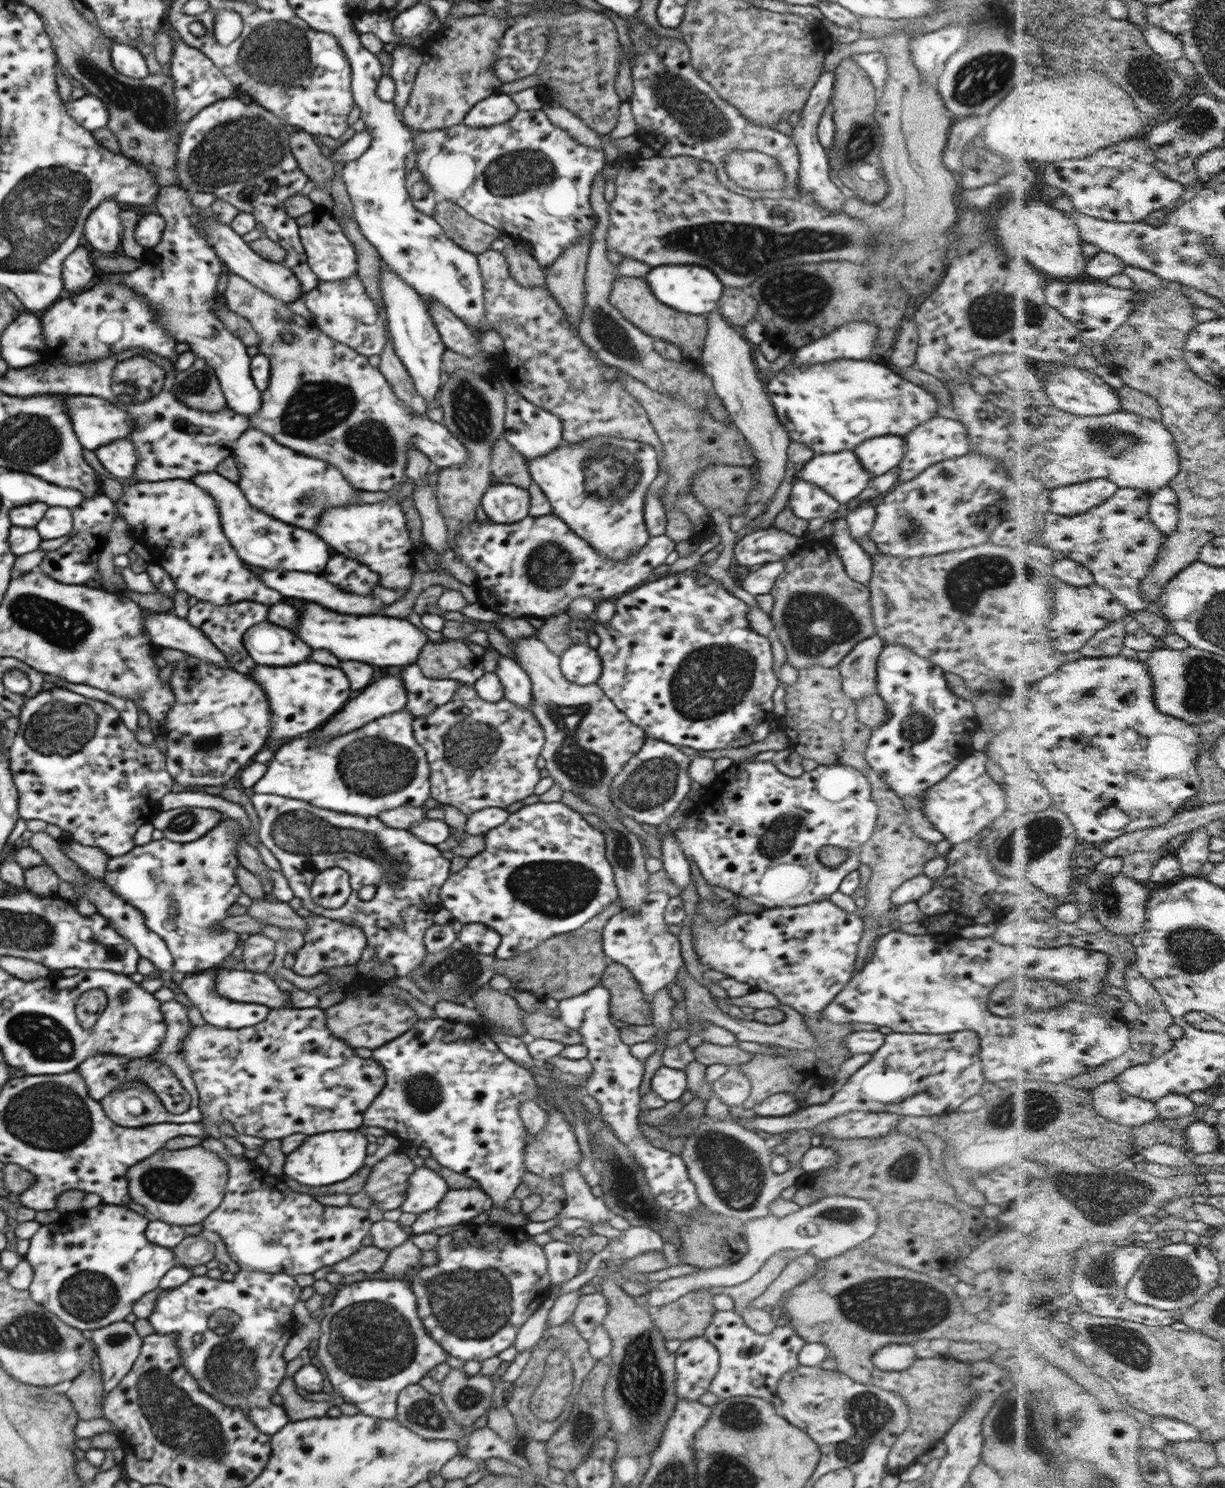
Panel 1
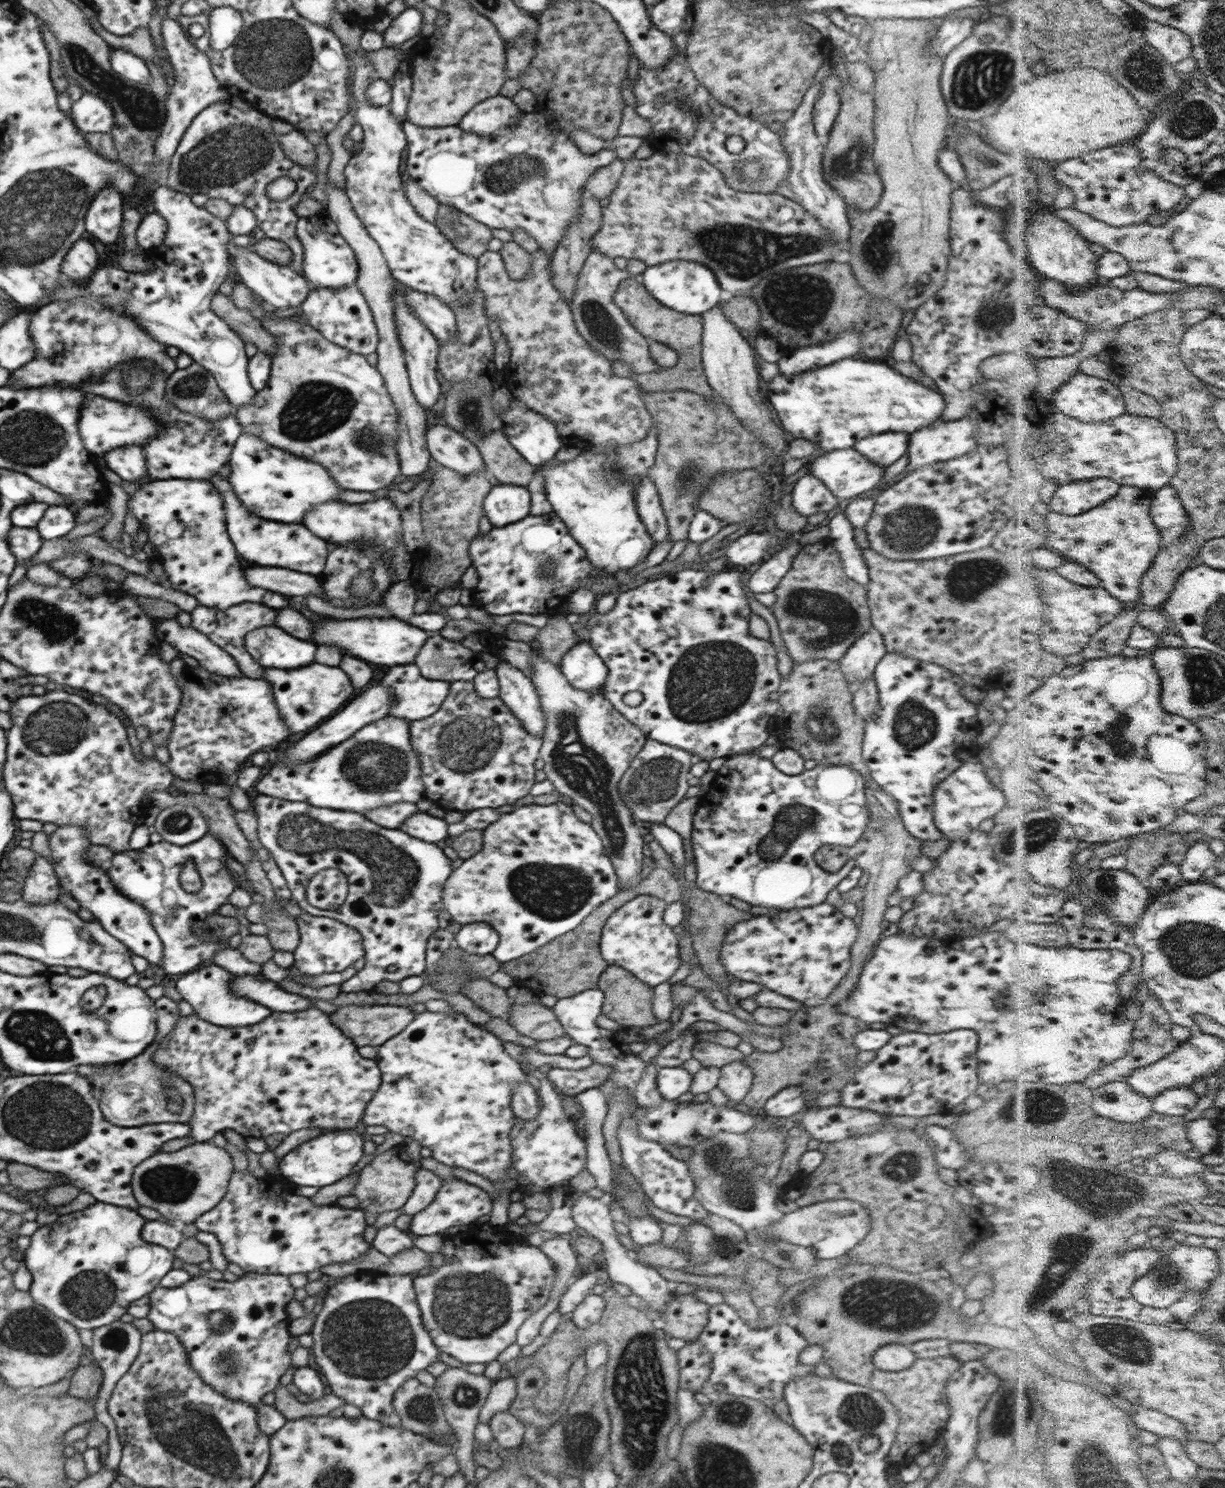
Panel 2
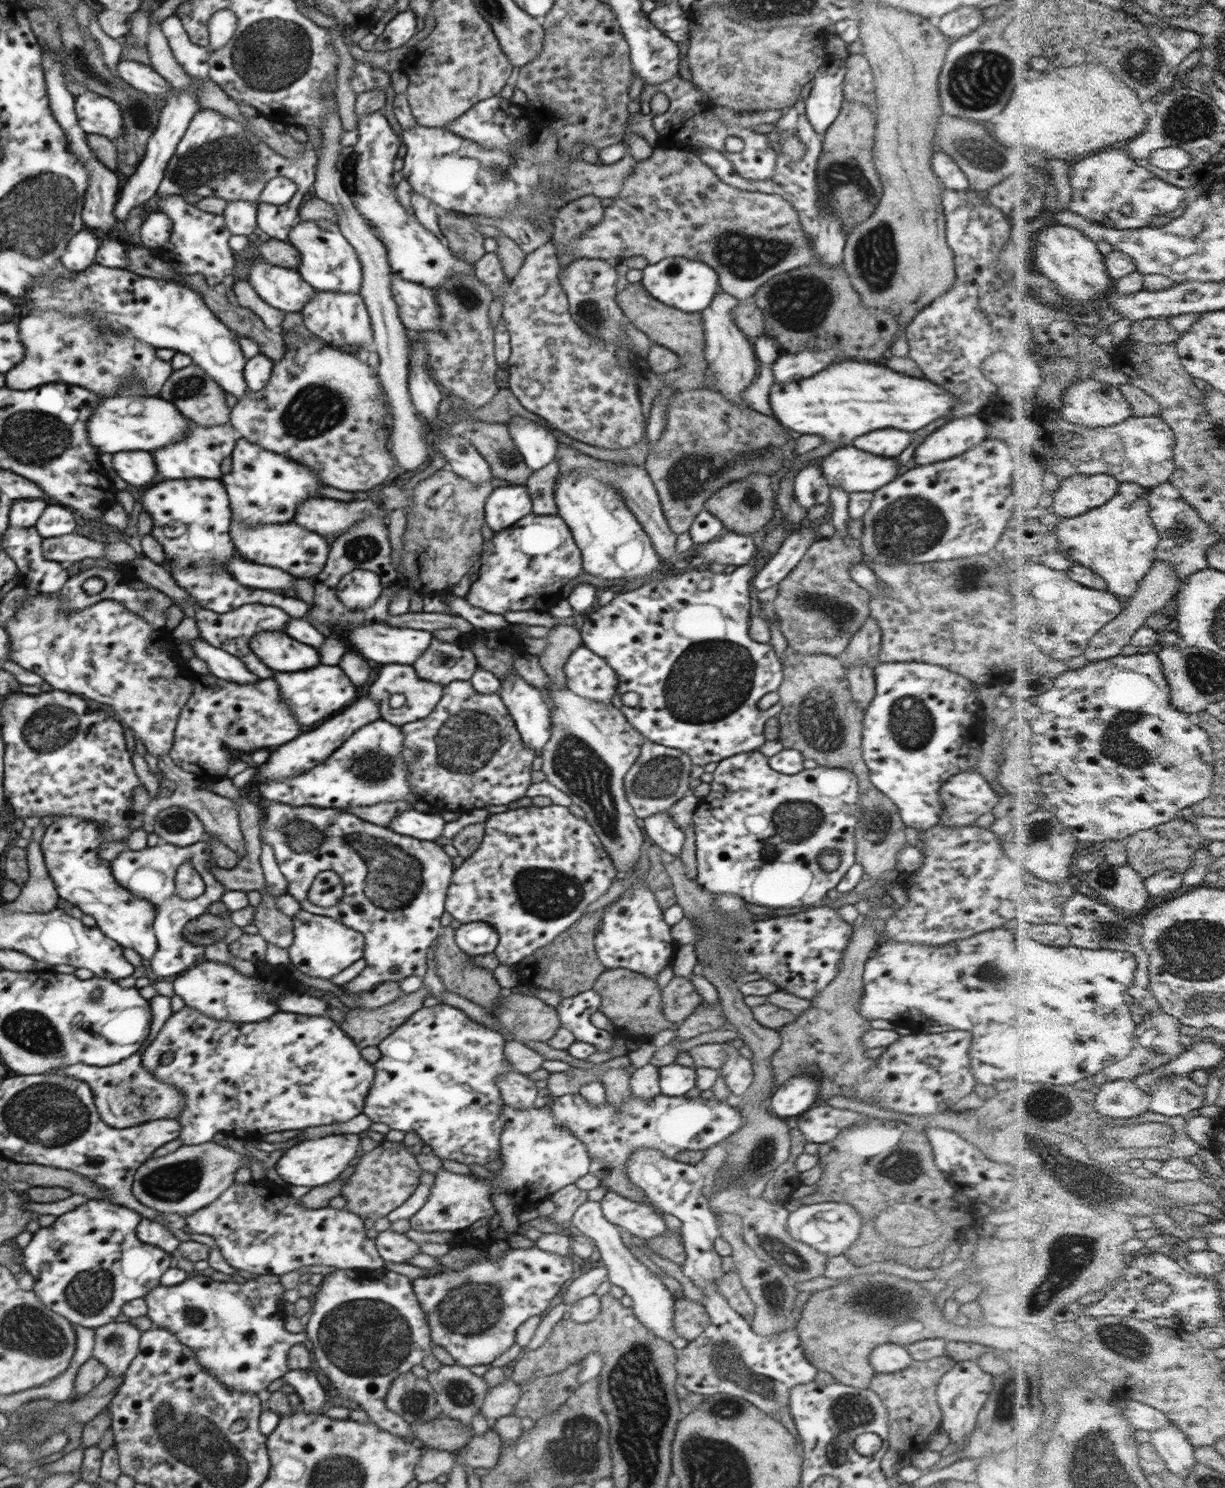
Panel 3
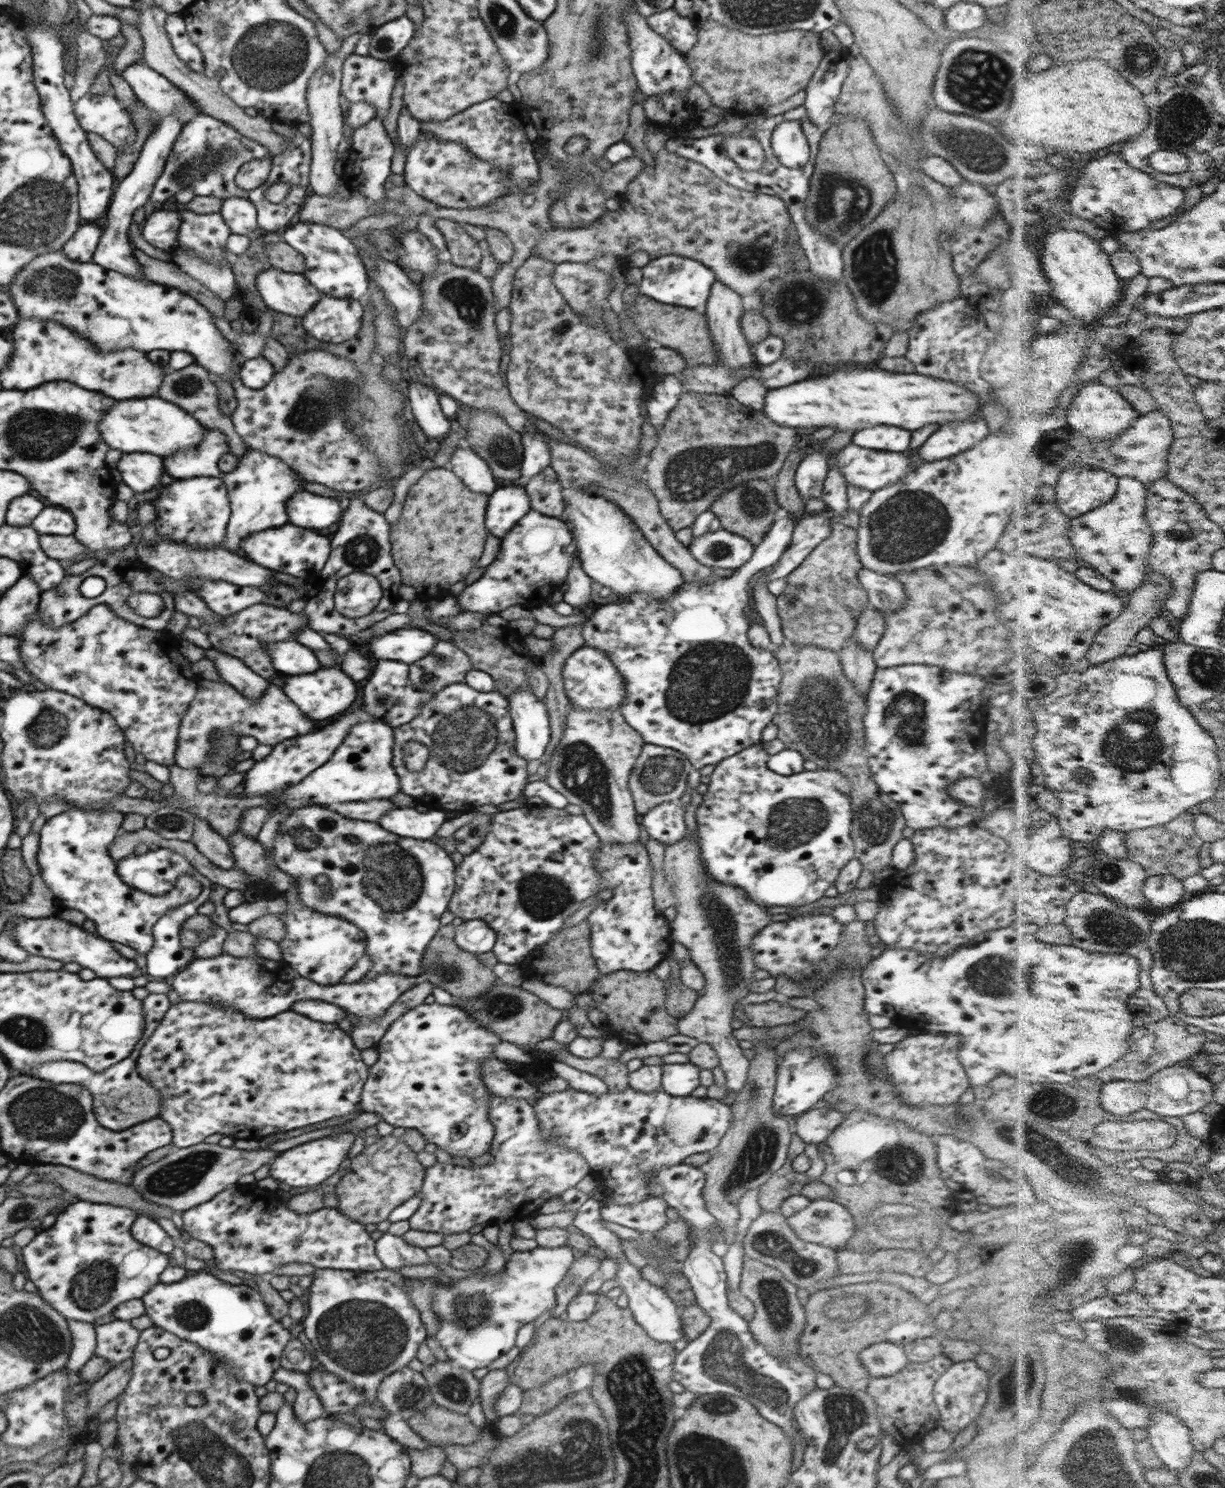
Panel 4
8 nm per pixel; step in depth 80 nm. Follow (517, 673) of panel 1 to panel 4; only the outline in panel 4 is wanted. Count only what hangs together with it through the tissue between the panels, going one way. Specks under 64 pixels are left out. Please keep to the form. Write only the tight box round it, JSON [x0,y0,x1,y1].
[506,688,551,762]

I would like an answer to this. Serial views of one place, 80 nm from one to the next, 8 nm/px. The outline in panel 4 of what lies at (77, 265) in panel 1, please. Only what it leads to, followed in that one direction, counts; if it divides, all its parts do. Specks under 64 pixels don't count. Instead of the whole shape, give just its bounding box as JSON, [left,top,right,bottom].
[62,223,102,262]

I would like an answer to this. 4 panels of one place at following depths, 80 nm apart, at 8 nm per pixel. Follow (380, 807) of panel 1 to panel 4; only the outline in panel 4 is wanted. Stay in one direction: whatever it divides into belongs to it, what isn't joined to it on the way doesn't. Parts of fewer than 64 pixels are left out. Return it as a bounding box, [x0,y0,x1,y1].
[271,720,400,808]

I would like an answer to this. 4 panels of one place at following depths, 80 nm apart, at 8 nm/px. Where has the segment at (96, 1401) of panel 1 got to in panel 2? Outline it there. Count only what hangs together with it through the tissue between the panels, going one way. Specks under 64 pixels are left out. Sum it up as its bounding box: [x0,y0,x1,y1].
[67,1362,103,1400]

